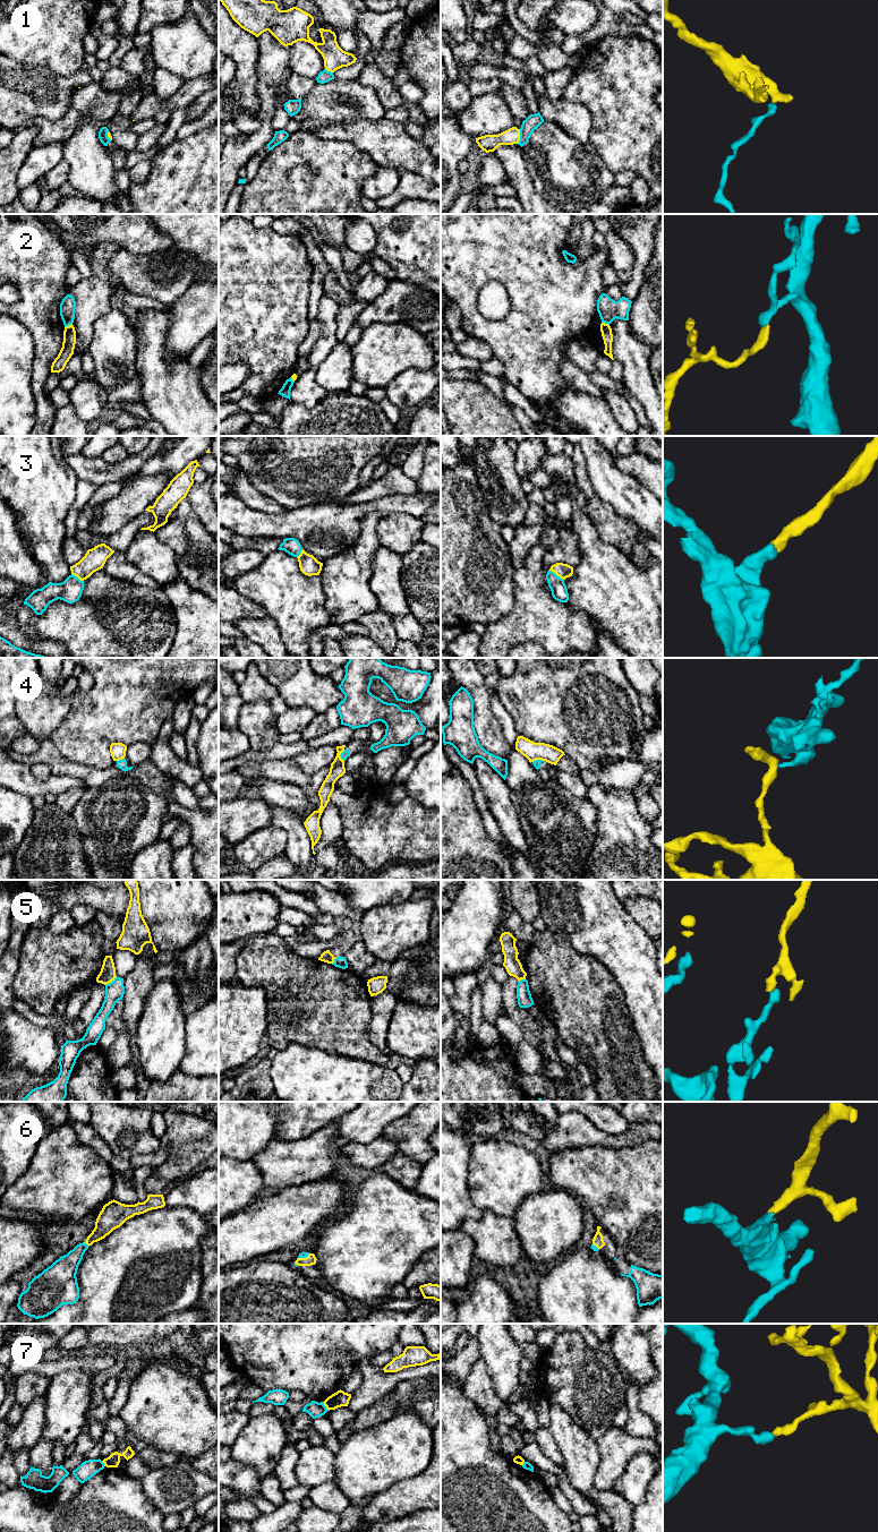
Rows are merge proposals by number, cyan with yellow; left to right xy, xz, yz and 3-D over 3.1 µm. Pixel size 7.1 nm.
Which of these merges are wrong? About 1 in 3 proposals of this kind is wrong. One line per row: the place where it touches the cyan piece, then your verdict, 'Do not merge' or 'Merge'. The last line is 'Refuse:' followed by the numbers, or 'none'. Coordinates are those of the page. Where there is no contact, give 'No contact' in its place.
1: Touches cyan at yz (520, 136). Do not merge
2: Touches cyan at xy (68, 325). Do not merge
3: Touches cyan at yz (555, 574). Merge
4: Touches cyan at xy (120, 760). Do not merge
5: Touches cyan at xy (111, 982). Do not merge
6: Touches cyan at xy (85, 1243). Merge
7: Touches cyan at xz (325, 1406). Do not merge
Refuse: 1, 2, 4, 5, 7

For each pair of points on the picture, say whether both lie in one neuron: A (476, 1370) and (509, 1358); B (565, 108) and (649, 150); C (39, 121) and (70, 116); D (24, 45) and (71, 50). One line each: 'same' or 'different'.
A: different
B: different
C: same
D: same

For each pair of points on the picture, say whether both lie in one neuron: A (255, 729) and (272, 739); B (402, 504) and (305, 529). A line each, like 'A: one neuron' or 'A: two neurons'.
A: two neurons
B: one neuron

